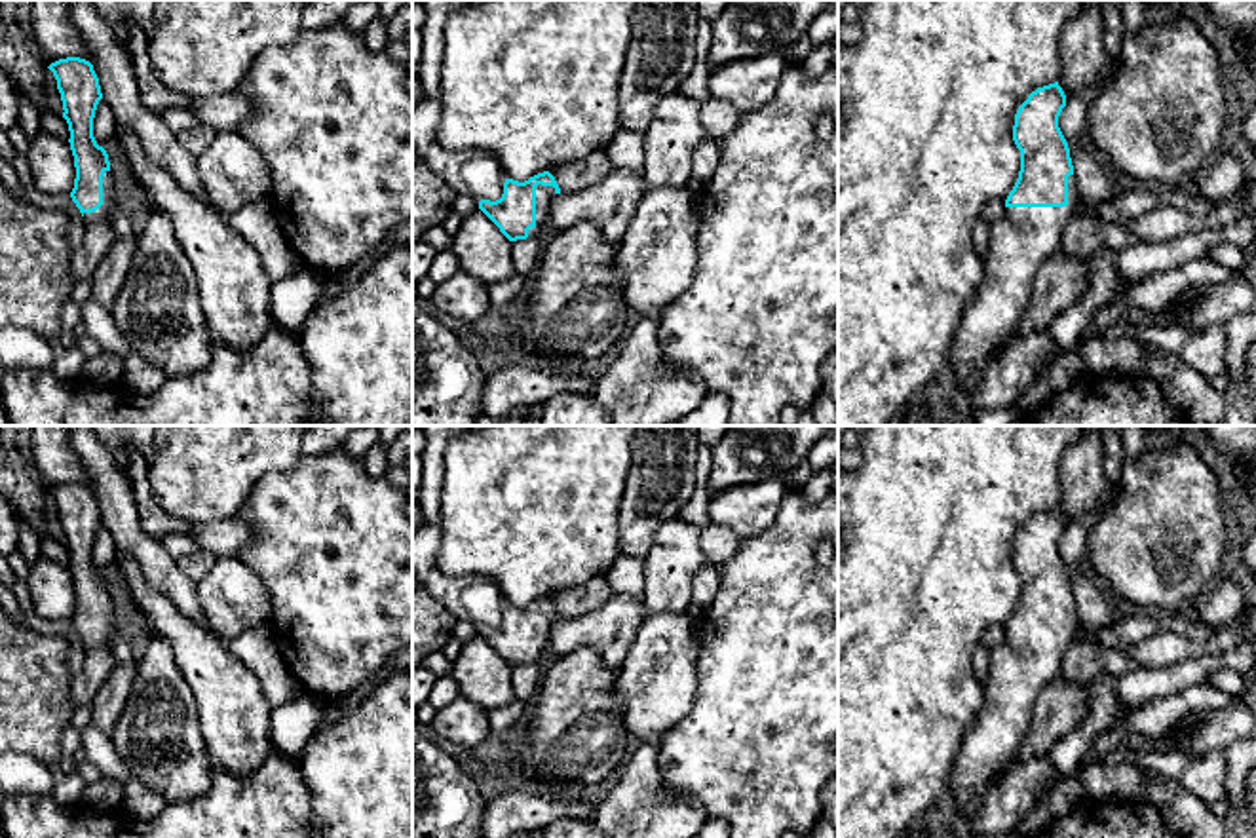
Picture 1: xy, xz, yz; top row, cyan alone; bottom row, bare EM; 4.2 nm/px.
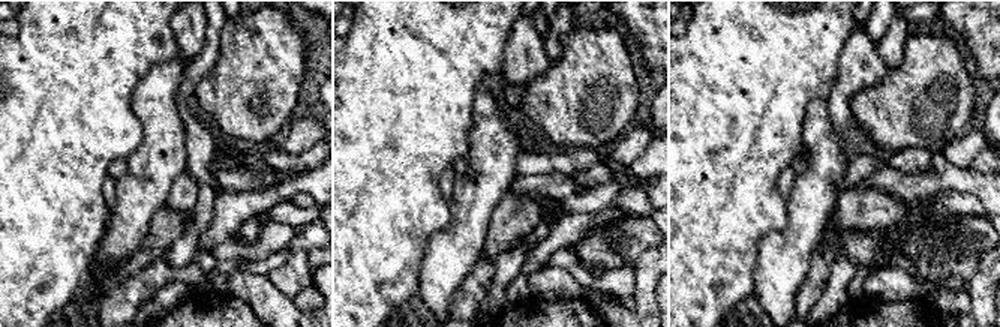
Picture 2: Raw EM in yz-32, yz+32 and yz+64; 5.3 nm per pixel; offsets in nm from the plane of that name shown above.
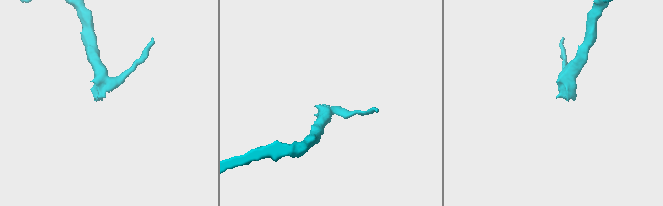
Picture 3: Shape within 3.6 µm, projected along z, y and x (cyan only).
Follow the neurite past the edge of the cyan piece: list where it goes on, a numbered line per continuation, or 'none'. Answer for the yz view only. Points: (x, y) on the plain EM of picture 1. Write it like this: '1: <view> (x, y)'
1: yz (1025, 664)

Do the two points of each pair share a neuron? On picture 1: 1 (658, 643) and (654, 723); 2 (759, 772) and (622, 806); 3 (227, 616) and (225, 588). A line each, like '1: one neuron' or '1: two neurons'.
1: one neuron
2: two neurons
3: one neuron

